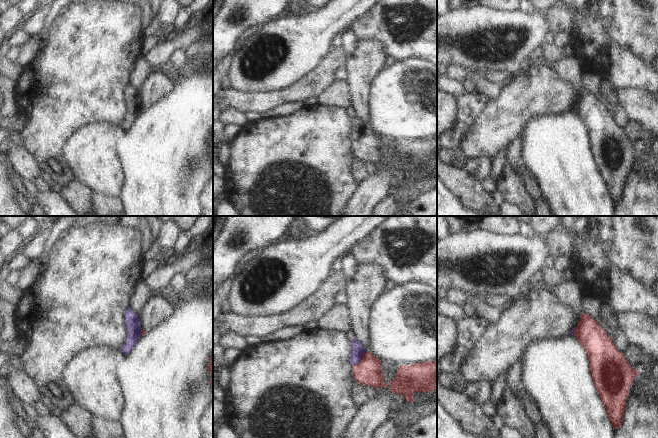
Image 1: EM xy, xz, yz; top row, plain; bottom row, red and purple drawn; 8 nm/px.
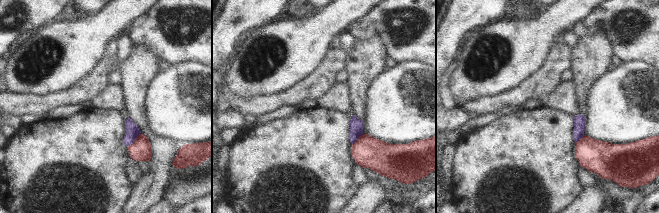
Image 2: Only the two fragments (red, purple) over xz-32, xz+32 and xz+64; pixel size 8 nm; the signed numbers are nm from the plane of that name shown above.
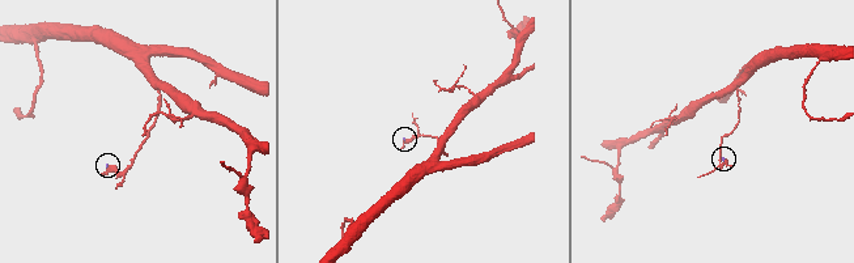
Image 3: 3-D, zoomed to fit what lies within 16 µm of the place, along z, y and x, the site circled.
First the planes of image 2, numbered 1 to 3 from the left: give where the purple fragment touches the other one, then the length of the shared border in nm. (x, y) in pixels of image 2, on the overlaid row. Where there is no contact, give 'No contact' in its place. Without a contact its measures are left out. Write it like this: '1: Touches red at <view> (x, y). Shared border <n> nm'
1: Touches red at xz-32 (135, 140). Shared border 160 nm
2: Touches red at xz+32 (358, 139). Shared border 130 nm
3: Touches red at xz+64 (581, 138). Shared border 90 nm.

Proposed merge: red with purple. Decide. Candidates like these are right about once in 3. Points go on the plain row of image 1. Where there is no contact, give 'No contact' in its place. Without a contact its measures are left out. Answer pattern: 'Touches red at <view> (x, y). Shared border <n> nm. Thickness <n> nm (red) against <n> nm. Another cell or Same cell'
Touches red at xz (361, 135). Shared border 170 nm. Thickness 200 nm (red) against 110 nm. Another cell.

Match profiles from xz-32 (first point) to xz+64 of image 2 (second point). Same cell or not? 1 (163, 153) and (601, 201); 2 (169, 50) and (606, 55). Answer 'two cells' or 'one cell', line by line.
1: one cell
2: two cells

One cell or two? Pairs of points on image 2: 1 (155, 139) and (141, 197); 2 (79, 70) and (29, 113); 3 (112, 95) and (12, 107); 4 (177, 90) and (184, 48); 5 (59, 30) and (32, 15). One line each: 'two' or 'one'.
1: one
2: two
3: two
4: two
5: two

